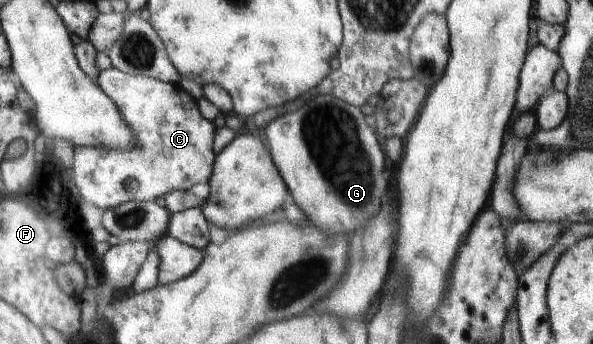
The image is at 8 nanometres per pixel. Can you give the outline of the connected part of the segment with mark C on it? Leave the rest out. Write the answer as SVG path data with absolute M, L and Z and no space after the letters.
M116 67L102 71L98 82L124 113L126 120L136 131L139 142L131 151L119 151L107 146L77 147L72 168L73 178L84 201L105 212L130 201L155 201L167 192L185 191L195 184L210 180L215 166L212 140L216 130L212 122L200 116L197 101L179 82L167 83L154 77L128 74Z

